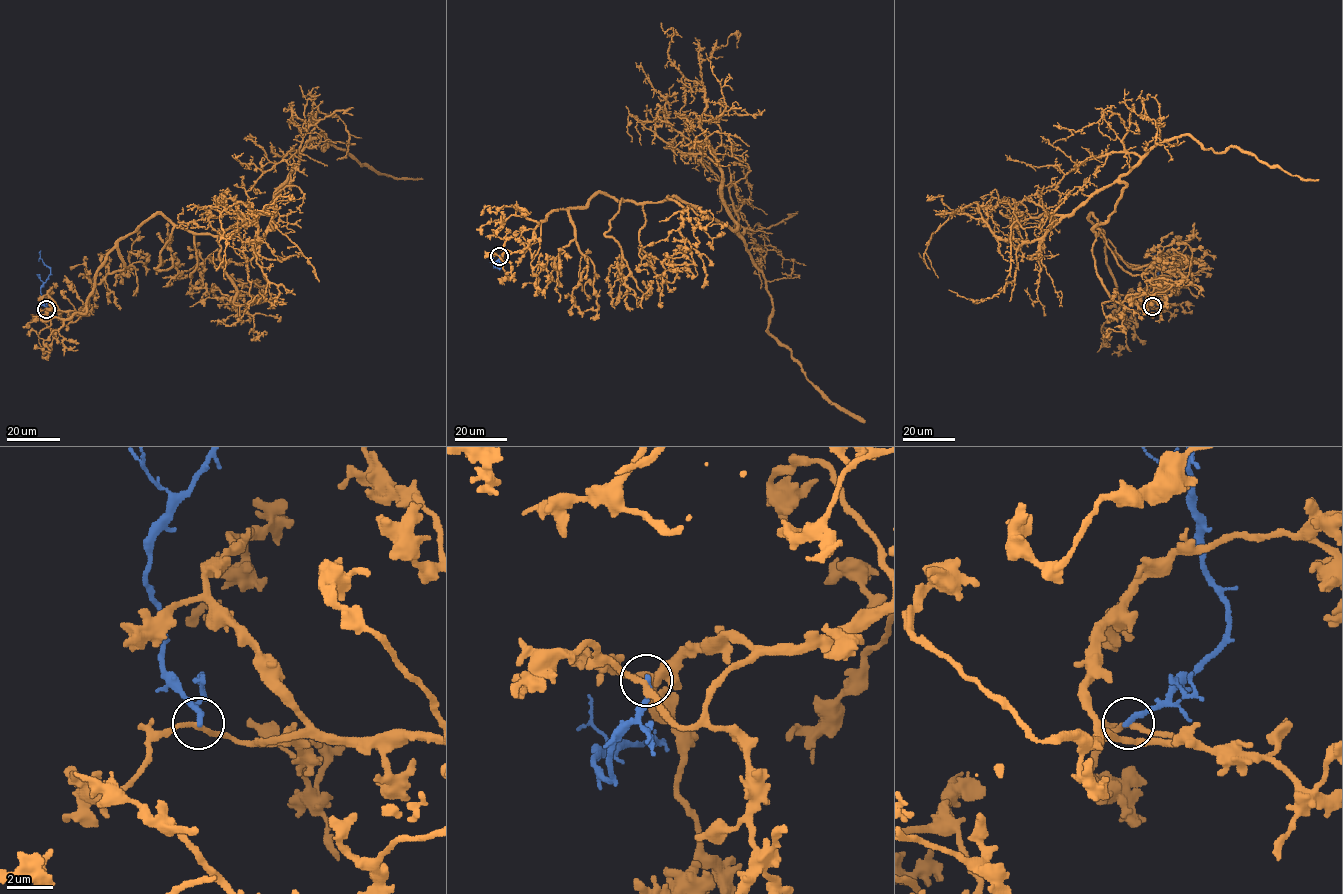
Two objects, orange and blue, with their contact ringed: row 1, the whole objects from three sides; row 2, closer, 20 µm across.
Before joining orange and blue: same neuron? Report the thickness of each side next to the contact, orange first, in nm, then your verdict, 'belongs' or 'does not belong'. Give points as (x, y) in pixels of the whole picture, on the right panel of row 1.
220/260 nm | does not belong

